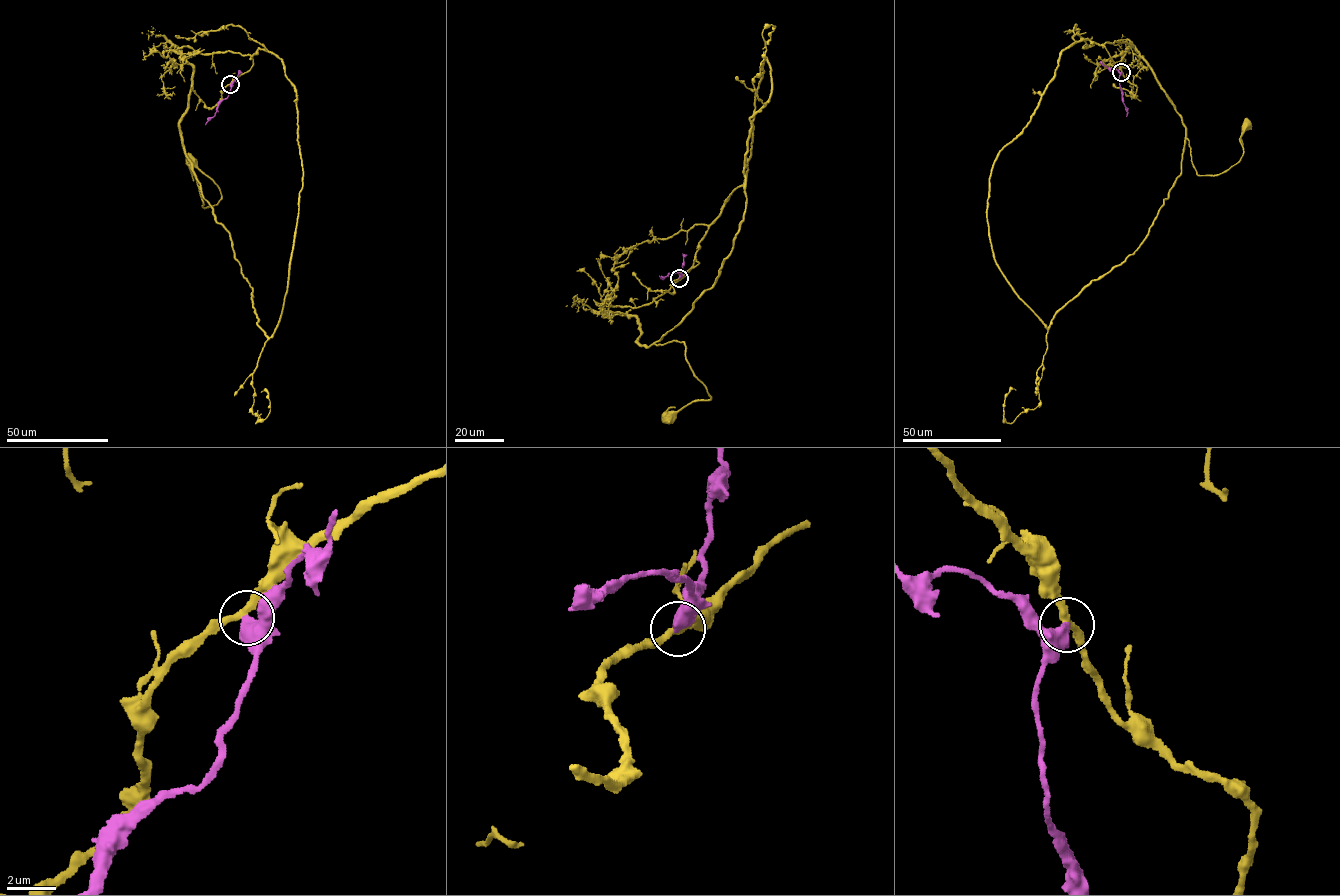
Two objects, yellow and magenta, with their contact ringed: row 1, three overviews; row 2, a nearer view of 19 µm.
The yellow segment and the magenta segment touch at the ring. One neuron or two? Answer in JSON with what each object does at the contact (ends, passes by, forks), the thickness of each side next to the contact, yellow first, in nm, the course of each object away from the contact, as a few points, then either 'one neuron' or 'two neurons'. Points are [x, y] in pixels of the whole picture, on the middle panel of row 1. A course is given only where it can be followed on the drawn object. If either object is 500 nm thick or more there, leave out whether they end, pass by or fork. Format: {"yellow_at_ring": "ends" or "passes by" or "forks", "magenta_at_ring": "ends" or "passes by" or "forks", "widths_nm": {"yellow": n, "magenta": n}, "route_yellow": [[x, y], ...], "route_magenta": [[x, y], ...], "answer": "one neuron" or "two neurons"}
{"widths_nm": {"yellow": 280, "magenta": 550}, "route_yellow": [[679, 278], [649, 303], [601, 299], [609, 284], [642, 345], [684, 343], [710, 398], [668, 419]], "route_magenta": [[679, 278], [679, 272], [659, 276]], "answer": "two neurons"}

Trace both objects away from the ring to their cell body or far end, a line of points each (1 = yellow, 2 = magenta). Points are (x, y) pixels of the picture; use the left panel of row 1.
1: (230, 84), (249, 55), (168, 53), (193, 68), (179, 127), (202, 207), (215, 205), (220, 189), (191, 161)
2: (230, 84), (228, 96), (205, 124)

